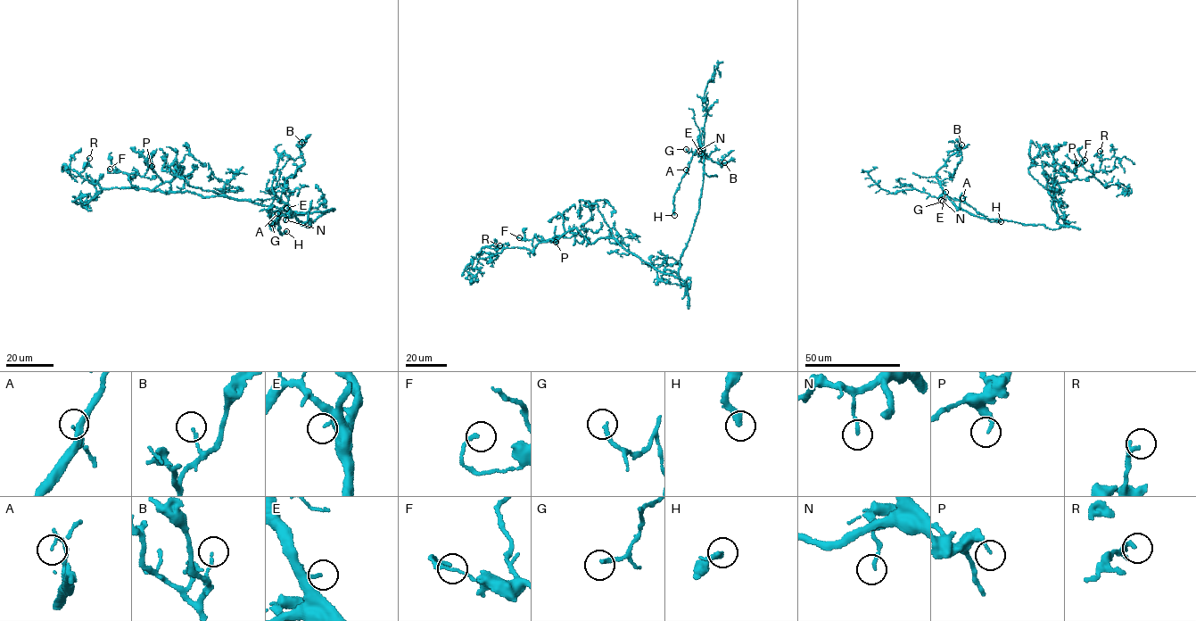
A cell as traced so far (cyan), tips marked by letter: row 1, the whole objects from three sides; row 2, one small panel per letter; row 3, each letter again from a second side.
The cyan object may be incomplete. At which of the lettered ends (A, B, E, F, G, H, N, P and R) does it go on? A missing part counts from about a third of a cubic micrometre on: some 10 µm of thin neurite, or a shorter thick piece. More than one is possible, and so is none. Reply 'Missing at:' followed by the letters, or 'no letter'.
Missing at: E, G, H

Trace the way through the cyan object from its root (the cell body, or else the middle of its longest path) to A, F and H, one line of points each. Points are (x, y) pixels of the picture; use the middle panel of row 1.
A: (659, 270), (679, 277), (685, 285), (680, 281), (679, 269), (699, 208), (704, 160), (698, 149), (686, 169)
F: (659, 270), (612, 237), (588, 243), (576, 228), (555, 240), (540, 242), (535, 235), (528, 240), (519, 237)
H: (659, 270), (679, 277), (685, 285), (679, 269), (699, 208), (704, 160), (698, 149), (674, 194), (674, 215)

